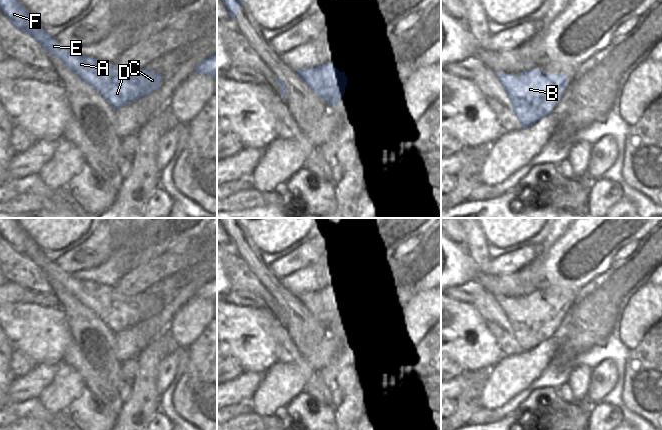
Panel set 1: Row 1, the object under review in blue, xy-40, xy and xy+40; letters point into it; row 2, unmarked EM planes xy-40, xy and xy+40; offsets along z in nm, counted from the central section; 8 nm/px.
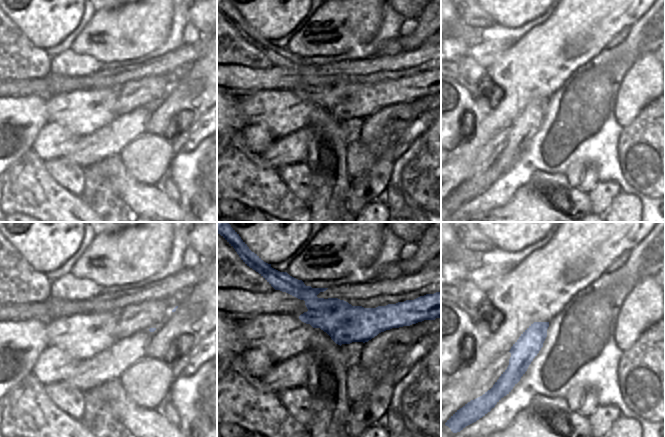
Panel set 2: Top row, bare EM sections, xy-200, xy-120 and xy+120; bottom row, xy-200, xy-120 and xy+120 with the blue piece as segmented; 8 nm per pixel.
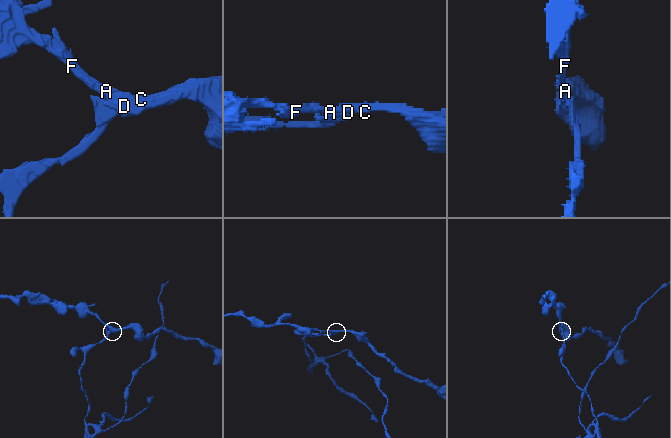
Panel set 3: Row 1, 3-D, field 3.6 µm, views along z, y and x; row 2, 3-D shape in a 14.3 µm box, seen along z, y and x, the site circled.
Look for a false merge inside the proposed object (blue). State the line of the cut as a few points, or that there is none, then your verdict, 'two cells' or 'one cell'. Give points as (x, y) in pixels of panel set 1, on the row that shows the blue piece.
cut in xy along (298, 73), (314, 88), (328, 95), (331, 98), (331, 104); two cells

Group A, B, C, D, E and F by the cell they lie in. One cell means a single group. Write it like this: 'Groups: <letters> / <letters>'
Groups: A C D E F / B.

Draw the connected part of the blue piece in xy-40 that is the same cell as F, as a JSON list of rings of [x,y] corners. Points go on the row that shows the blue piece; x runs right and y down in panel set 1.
[[[0,0],[0,10],[16,28],[28,34],[43,47],[45,52],[56,56],[69,70],[105,97],[114,110],[118,110],[126,104],[130,104],[138,98],[154,92],[161,85],[161,75],[146,68],[133,72],[124,72],[105,60],[80,56],[73,50],[62,46],[44,30],[41,24],[25,9],[19,0]]]

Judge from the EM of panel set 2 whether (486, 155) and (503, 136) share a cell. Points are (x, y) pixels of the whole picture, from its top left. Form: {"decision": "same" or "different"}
{"decision": "same"}

